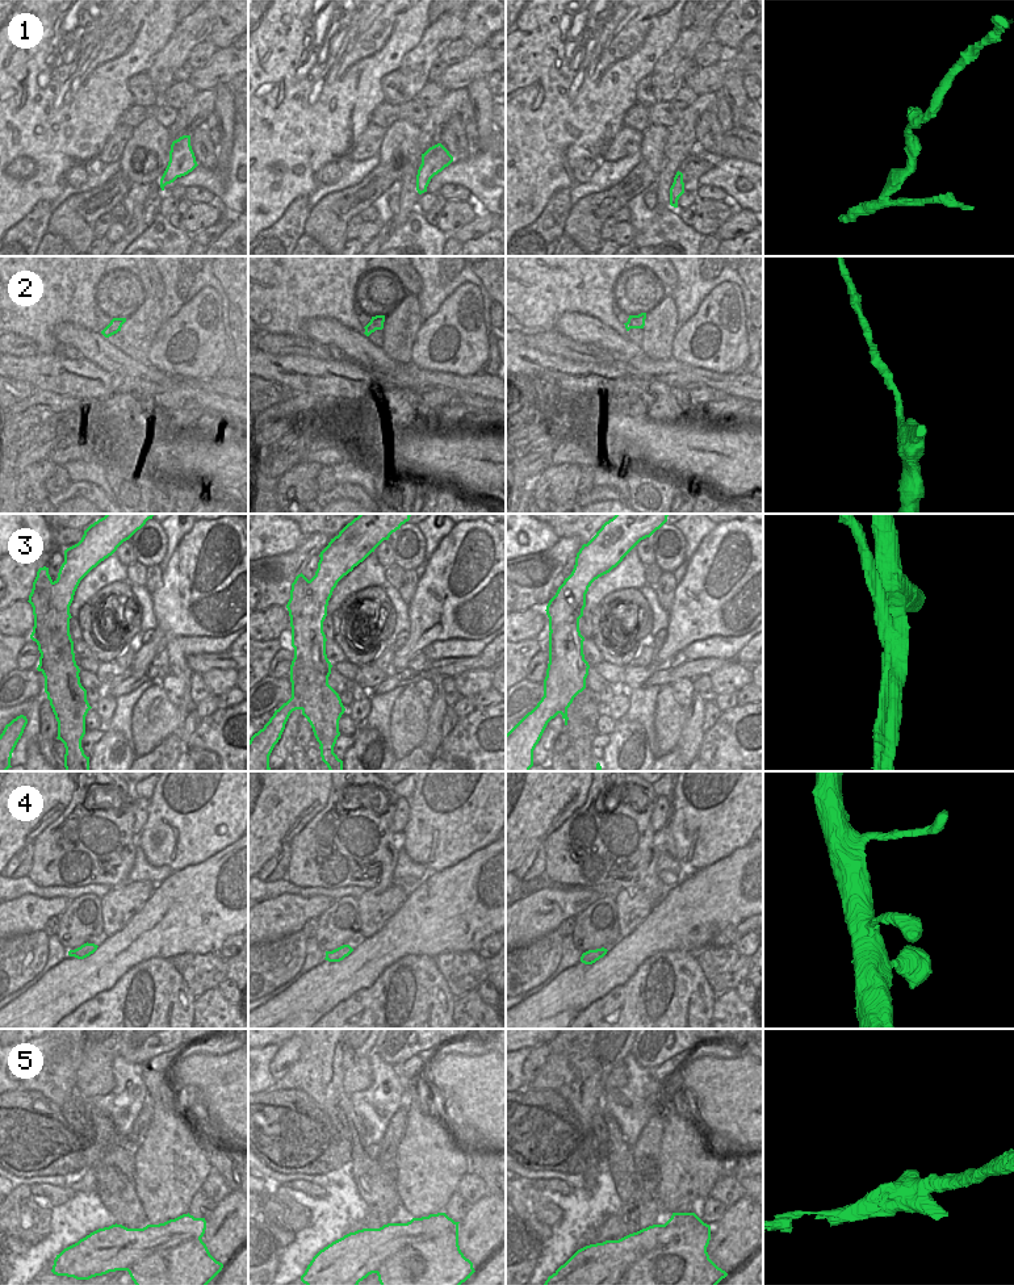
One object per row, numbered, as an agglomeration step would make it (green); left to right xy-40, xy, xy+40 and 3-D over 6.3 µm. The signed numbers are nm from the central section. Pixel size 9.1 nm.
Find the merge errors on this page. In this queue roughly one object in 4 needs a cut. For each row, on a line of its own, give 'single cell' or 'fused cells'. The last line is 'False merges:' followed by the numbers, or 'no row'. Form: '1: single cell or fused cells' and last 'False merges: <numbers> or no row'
1: single cell
2: single cell
3: fused cells
4: single cell
5: fused cells
False merges: 3, 5

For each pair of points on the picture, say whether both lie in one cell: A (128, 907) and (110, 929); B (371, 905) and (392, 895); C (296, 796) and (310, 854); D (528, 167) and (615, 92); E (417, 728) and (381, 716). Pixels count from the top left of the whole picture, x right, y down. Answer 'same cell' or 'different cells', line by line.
A: same cell
B: same cell
C: different cells
D: same cell
E: different cells

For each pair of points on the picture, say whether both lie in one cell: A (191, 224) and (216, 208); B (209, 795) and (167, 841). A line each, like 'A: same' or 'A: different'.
A: same
B: same

